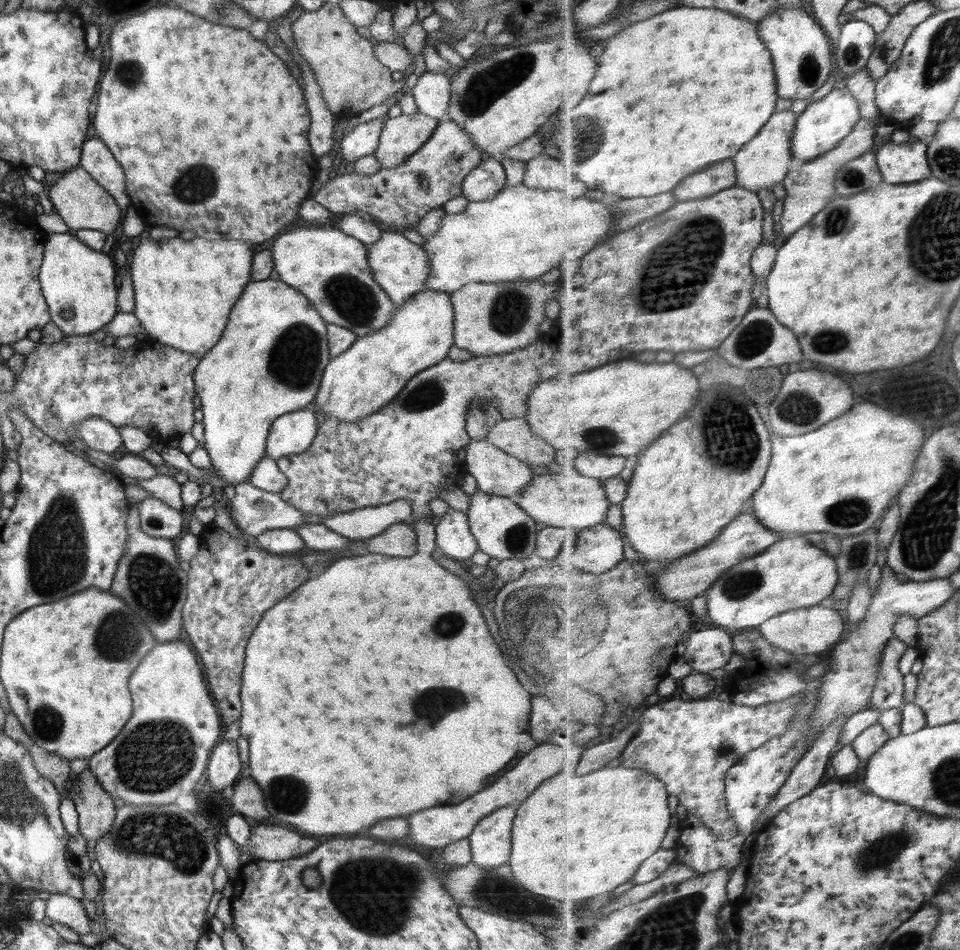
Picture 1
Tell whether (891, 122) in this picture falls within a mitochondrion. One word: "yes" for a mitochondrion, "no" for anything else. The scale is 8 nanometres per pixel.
no

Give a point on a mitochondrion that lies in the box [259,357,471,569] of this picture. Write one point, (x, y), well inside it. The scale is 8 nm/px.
(426, 394)

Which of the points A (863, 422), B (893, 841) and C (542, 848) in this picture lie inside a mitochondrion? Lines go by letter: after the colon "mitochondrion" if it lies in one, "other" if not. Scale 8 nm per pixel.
A: other
B: mitochondrion
C: other

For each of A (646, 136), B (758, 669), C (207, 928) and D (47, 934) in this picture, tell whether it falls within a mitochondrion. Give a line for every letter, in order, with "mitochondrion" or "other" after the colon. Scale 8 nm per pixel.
A: other
B: other
C: other
D: other

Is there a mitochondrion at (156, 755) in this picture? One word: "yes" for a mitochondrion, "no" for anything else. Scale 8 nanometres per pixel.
yes

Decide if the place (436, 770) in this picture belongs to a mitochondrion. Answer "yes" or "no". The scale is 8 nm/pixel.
no

